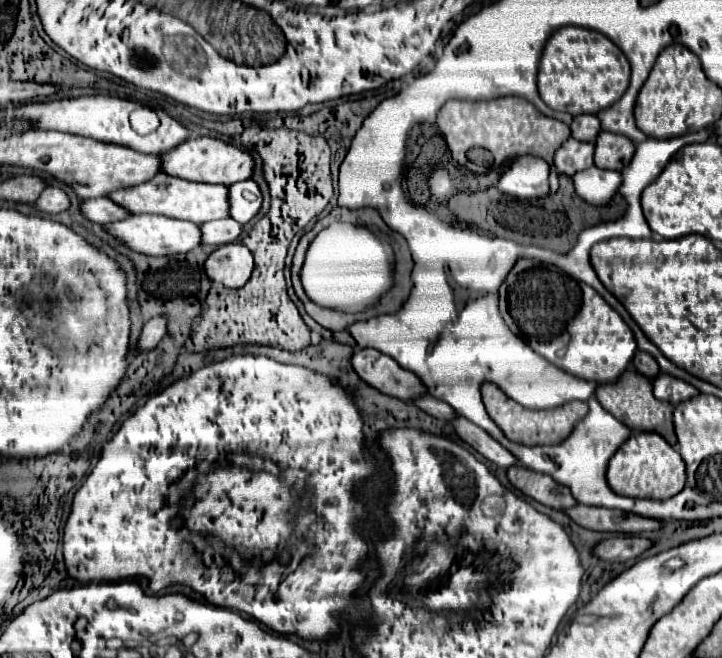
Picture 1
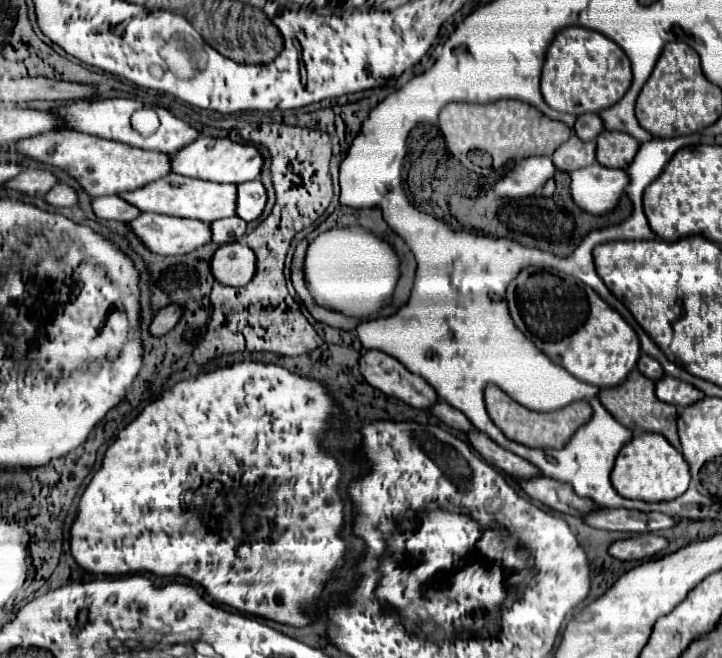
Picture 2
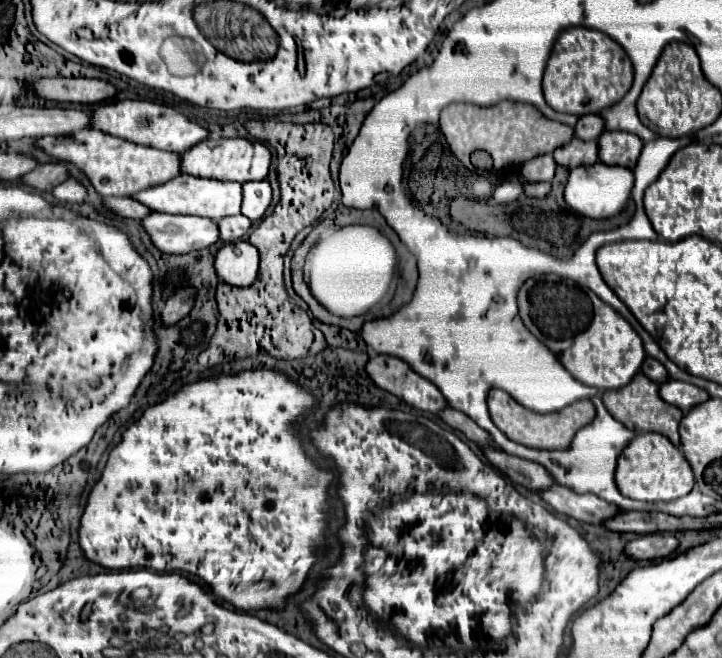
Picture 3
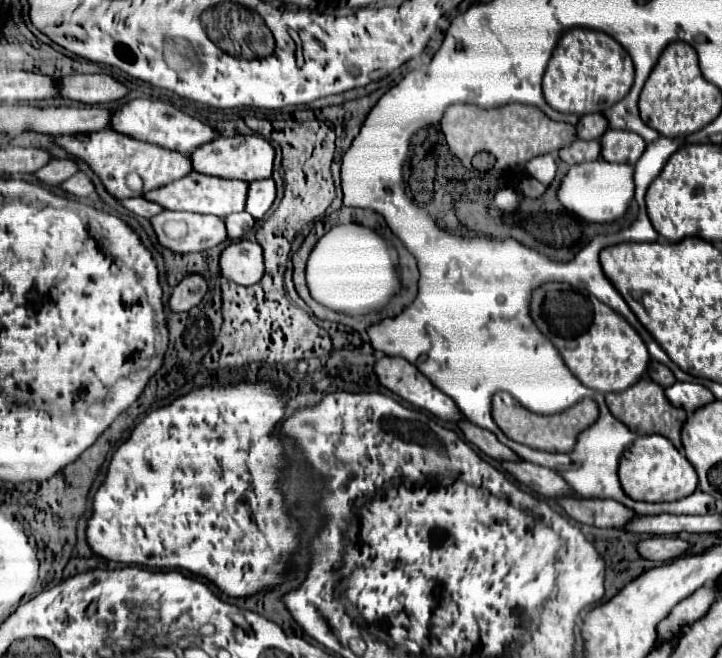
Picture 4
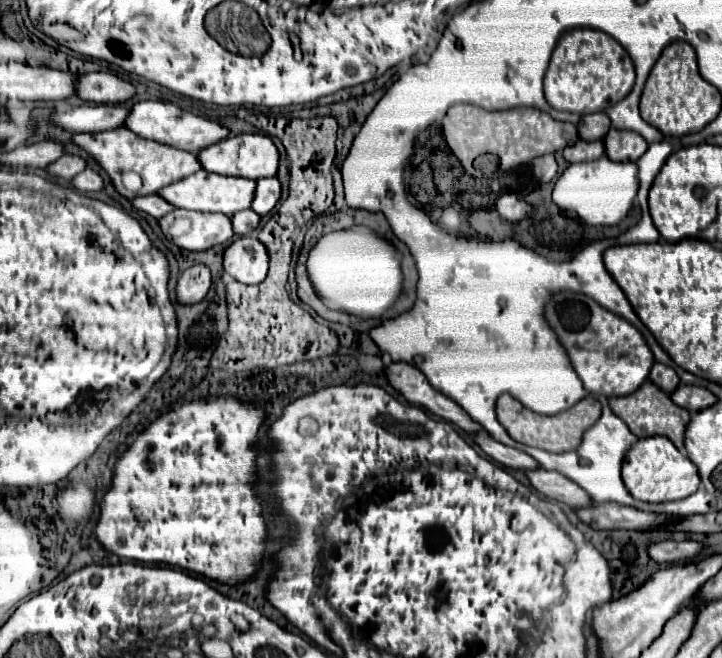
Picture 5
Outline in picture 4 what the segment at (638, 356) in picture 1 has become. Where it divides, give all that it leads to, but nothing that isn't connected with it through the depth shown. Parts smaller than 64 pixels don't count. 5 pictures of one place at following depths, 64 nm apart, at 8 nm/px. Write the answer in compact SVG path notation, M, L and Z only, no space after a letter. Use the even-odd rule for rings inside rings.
M652 360L652 362L648 364L646 374L648 374L654 382L658 382L662 388L668 388L668 386L672 386L672 384L676 382L674 374L672 374L666 366L662 366L660 362L656 362L656 360Z

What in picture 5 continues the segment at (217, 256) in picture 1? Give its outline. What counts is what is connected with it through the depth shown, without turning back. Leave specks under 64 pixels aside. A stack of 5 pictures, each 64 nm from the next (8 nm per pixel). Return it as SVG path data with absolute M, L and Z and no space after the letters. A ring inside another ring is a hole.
M238 238L224 250L224 272L242 284L260 284L268 274L268 252L256 238Z

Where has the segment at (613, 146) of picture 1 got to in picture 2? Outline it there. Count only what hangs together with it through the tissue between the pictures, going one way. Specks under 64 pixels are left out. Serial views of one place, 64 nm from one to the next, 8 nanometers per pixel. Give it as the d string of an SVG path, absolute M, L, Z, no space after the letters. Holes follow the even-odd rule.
M604 130L602 134L598 134L596 138L596 160L602 166L610 166L610 168L620 168L626 170L630 166L630 162L634 160L640 142L636 138L632 138L630 134L622 134L622 132L608 132Z

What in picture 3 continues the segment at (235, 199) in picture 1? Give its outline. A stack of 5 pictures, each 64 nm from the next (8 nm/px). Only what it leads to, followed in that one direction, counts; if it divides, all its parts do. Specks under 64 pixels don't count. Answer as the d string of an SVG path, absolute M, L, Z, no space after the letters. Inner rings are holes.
M246 182L242 184L242 214L250 220L260 220L272 200L270 184L264 182Z

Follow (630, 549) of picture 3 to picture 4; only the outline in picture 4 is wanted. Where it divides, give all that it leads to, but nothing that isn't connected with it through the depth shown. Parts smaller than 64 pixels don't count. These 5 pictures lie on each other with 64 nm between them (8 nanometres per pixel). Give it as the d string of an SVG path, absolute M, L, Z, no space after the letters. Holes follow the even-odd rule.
M652 536L646 540L640 540L636 544L636 550L642 558L652 562L670 562L678 556L682 556L688 548L688 542L676 538L676 536Z

